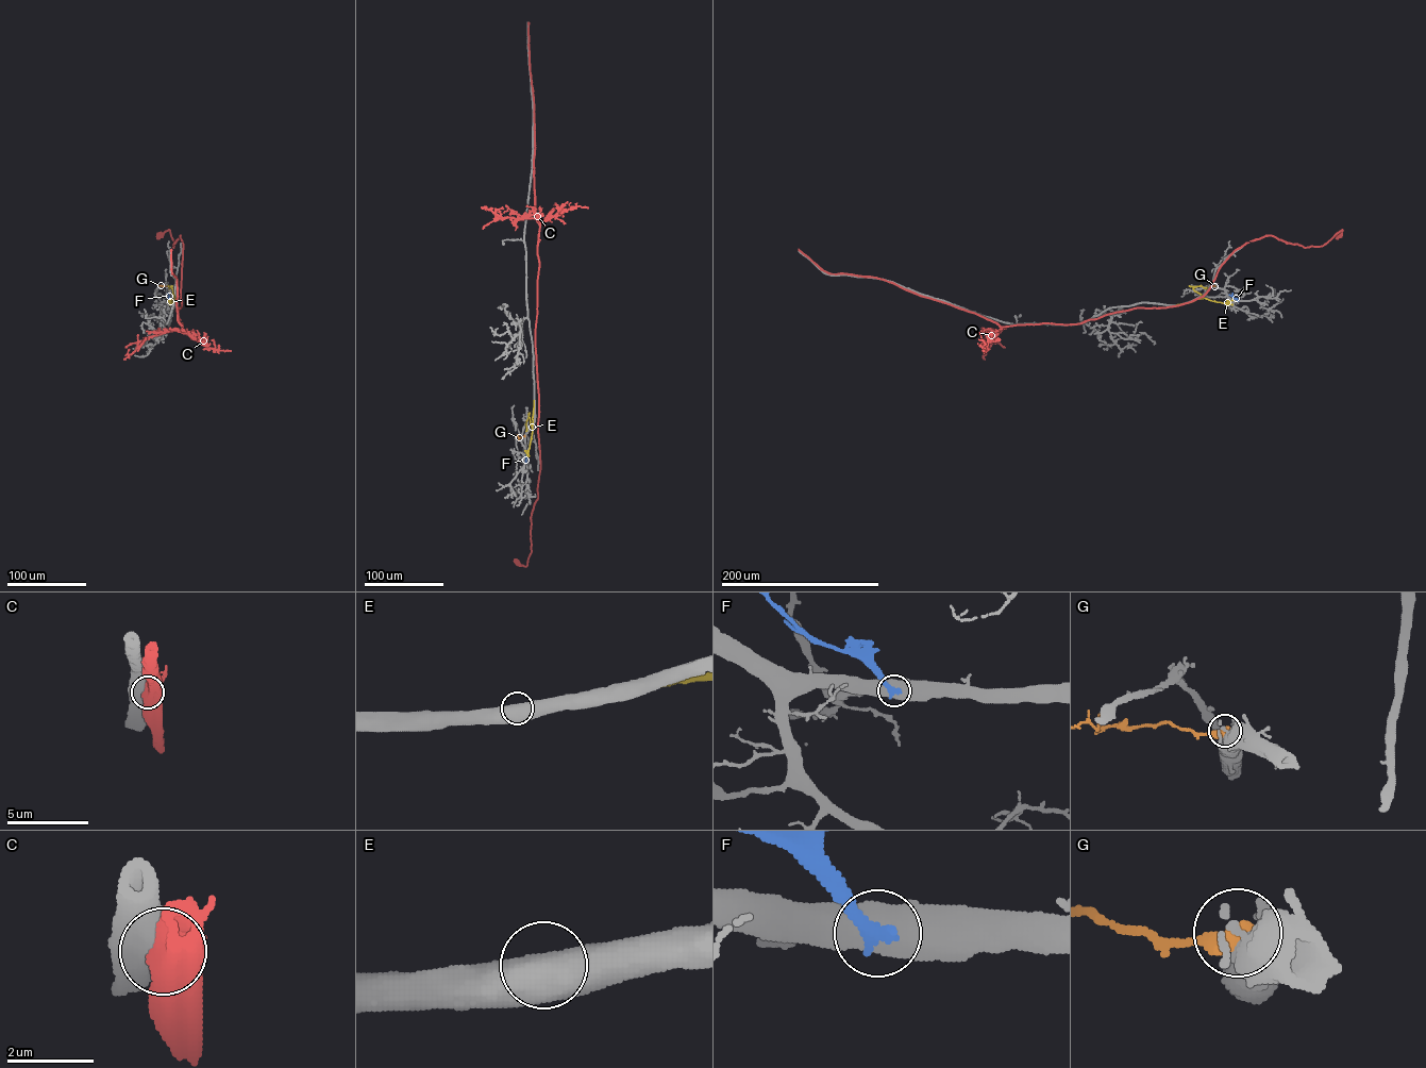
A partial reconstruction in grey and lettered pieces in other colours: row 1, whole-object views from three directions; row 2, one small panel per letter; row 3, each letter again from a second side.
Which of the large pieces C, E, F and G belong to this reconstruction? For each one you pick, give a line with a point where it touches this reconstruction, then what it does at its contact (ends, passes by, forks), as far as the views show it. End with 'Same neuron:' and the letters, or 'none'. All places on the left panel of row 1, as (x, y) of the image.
Same neuron: none

